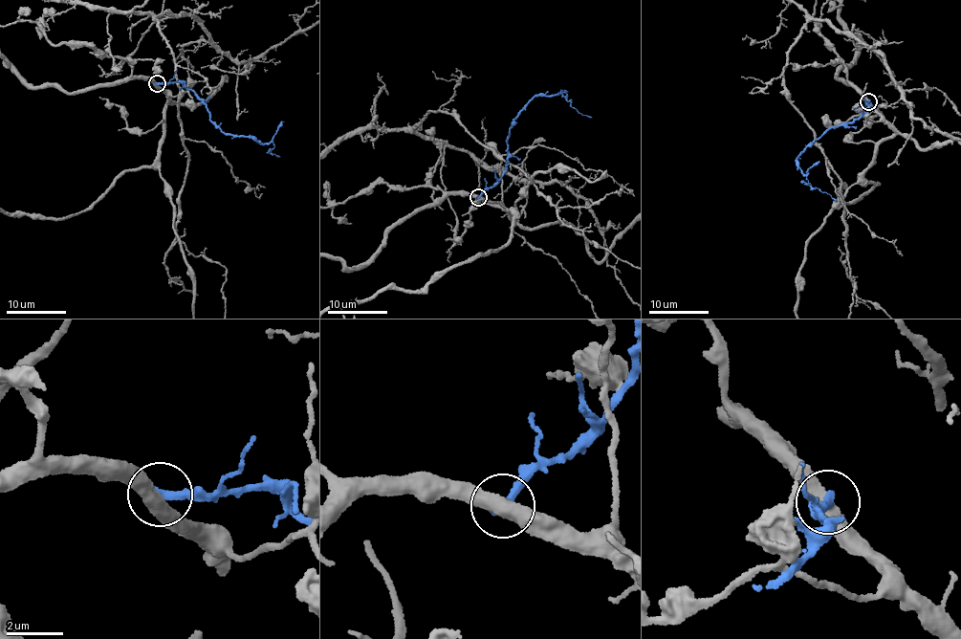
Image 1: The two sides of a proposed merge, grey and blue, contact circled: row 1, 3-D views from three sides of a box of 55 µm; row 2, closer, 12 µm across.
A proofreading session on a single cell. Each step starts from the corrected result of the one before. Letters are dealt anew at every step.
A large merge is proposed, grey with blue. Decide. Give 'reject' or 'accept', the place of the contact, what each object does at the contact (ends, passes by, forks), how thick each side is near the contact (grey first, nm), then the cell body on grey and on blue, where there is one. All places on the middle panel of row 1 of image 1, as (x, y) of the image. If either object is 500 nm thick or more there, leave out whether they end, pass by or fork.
reject; place (478, 197); calibres 500 and 320 nm; soma grey none; soma blue none

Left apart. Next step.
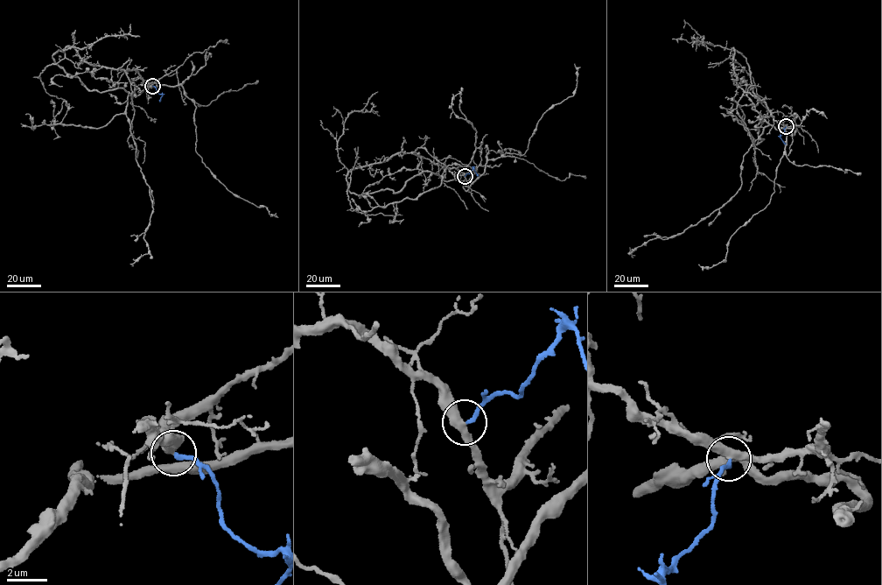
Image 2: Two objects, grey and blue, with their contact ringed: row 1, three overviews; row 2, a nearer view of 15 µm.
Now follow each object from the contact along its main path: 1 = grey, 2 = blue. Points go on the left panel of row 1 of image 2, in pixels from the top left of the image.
1: (152, 85), (70, 46), (52, 57), (89, 90), (180, 84), (202, 162), (276, 213)
2: (152, 85), (162, 95), (160, 102)

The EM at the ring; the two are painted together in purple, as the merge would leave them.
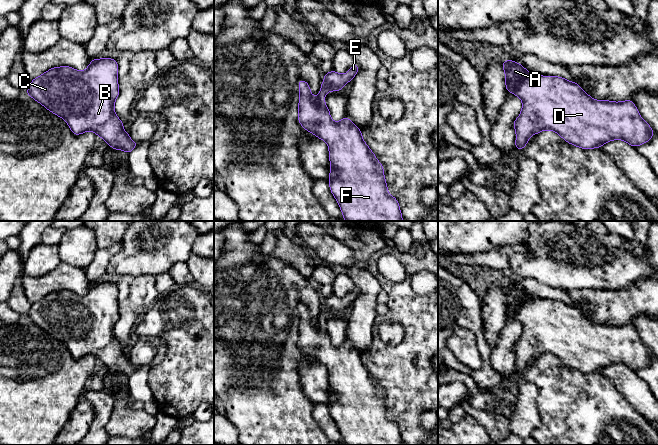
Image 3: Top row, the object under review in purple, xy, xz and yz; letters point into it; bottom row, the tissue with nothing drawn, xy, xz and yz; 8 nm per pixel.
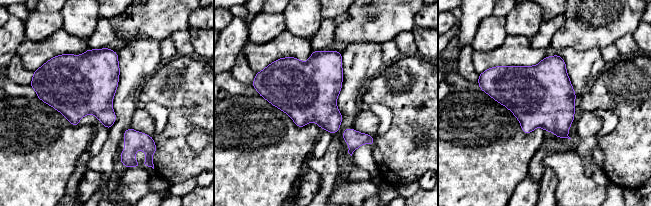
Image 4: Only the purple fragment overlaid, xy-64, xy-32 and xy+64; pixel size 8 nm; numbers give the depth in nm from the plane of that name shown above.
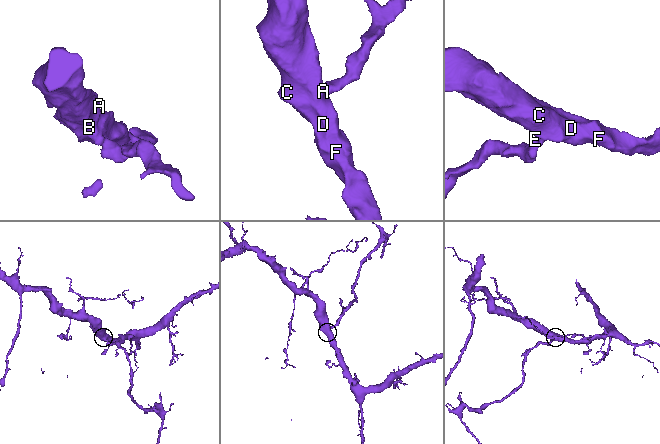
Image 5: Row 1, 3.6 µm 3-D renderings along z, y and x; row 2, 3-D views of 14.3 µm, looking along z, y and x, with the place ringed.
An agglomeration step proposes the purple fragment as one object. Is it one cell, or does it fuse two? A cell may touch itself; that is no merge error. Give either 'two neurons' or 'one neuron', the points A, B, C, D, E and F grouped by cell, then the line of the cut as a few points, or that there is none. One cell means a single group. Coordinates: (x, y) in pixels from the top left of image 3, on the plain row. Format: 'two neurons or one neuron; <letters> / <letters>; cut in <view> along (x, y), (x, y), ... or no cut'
one neuron; A B C D E F; no cut

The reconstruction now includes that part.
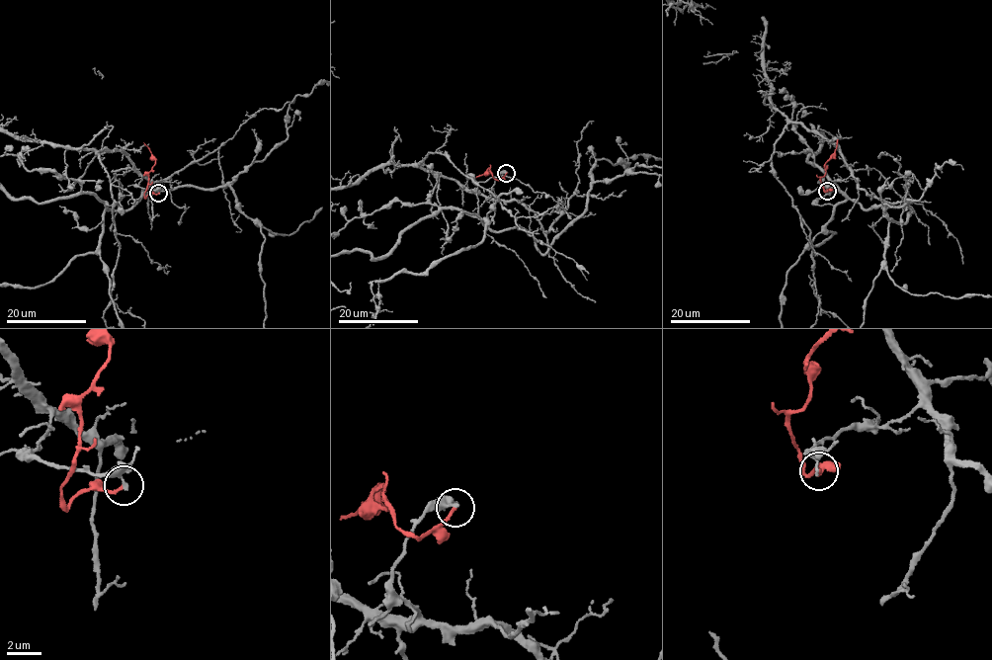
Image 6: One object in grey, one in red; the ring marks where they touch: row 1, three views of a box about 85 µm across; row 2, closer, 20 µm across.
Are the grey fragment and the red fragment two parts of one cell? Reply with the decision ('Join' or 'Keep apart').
Keep apart

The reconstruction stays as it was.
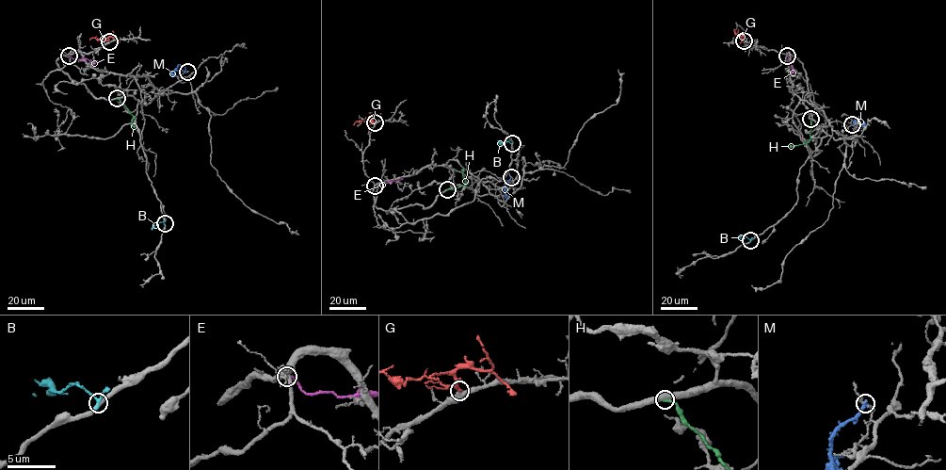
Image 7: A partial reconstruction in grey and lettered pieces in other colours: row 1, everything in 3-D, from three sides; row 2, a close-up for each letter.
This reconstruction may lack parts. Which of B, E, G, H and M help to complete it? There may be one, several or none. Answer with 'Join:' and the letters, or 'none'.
Join: G

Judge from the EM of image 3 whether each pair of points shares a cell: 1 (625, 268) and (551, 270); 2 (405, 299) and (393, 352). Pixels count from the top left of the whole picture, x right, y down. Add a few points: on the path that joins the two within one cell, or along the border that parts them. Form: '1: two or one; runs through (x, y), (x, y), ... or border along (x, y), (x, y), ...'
1: one; runs through (607, 272), (603, 274), (587, 270), (569, 270)
2: one; runs through (409, 313), (409, 339), (407, 341)

